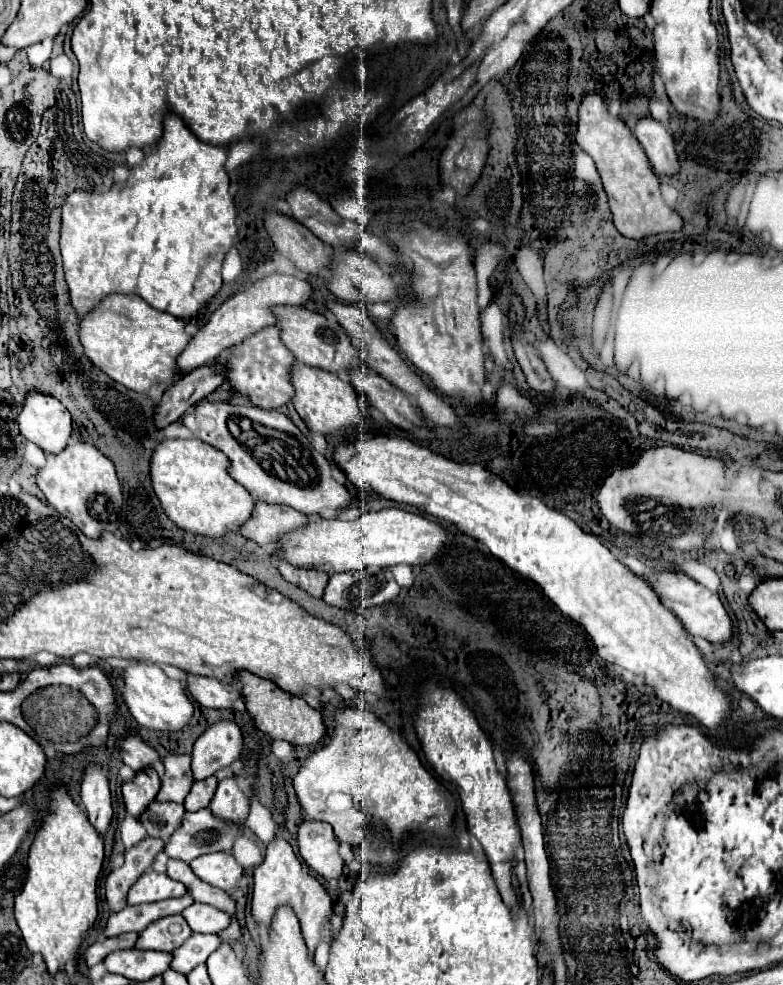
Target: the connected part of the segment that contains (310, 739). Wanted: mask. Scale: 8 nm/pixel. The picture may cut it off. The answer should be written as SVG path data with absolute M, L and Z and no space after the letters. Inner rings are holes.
M234 674L234 680L242 686L242 700L246 704L246 712L254 720L256 728L270 738L280 738L298 746L316 746L324 738L326 726L322 722L322 714L310 708L302 698L288 694L280 690L274 682L258 678L254 674Z

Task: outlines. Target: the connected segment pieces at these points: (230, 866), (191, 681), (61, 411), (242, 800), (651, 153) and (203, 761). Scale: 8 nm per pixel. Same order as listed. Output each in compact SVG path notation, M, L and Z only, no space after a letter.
M212 852L190 862L192 872L210 886L232 890L242 876L242 866L230 852Z
M186 676L188 694L204 708L232 708L234 700L240 700L240 688L230 680L216 680L206 676Z
M30 390L18 414L18 426L26 440L38 444L44 452L58 454L66 448L72 420L68 410L50 394Z
M236 776L234 778L226 778L218 784L216 794L210 802L210 812L224 820L224 822L234 822L236 826L242 826L244 820L248 818L248 810L250 810L250 802L252 798L246 798L242 794L242 790L236 784Z
M646 114L636 122L634 136L646 150L654 172L658 174L678 172L678 156L674 152L674 142L672 136L668 134L668 128L662 122Z
M218 722L210 726L192 750L192 776L204 780L220 768L230 766L242 752L242 732L234 722Z

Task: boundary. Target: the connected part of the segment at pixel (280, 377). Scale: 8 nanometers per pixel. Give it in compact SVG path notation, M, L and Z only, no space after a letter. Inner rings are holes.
M268 326L266 330L260 330L258 334L252 334L250 338L244 338L240 344L226 348L216 362L214 368L224 374L224 382L236 390L240 396L246 396L252 406L258 408L280 408L288 404L294 396L294 388L290 384L290 366L296 362L296 358L286 350L286 346L280 342L280 330L276 326Z

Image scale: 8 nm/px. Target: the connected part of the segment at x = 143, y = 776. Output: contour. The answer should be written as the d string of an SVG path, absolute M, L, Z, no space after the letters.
M154 768L136 772L132 780L122 784L122 796L128 812L134 818L138 818L146 810L146 806L156 798L158 788L160 788L160 778Z

